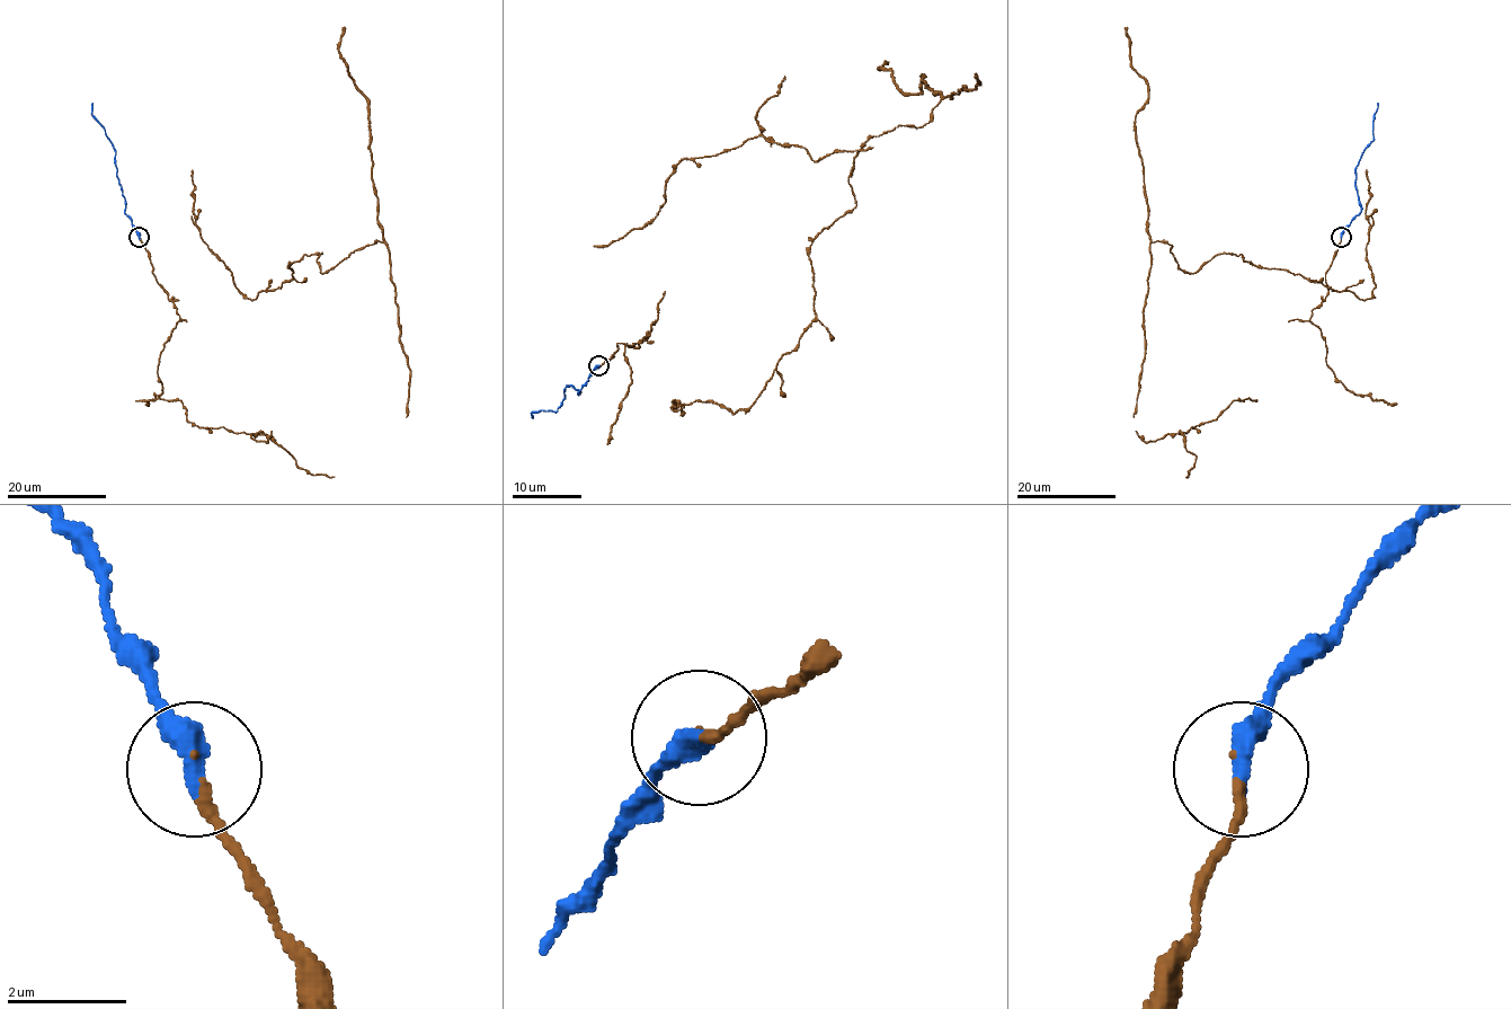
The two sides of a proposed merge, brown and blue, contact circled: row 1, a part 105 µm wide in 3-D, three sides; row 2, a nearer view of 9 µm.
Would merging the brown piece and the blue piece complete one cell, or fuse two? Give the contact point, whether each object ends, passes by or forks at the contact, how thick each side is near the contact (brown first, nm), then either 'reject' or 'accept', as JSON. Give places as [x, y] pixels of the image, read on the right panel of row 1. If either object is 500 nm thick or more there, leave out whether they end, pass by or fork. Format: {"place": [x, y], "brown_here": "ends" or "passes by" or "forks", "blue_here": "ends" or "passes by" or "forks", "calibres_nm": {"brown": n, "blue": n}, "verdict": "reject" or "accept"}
{"place": [1341, 237], "brown_here": "ends", "blue_here": "ends", "calibres_nm": {"brown": 170, "blue": 420}, "verdict": "accept"}

